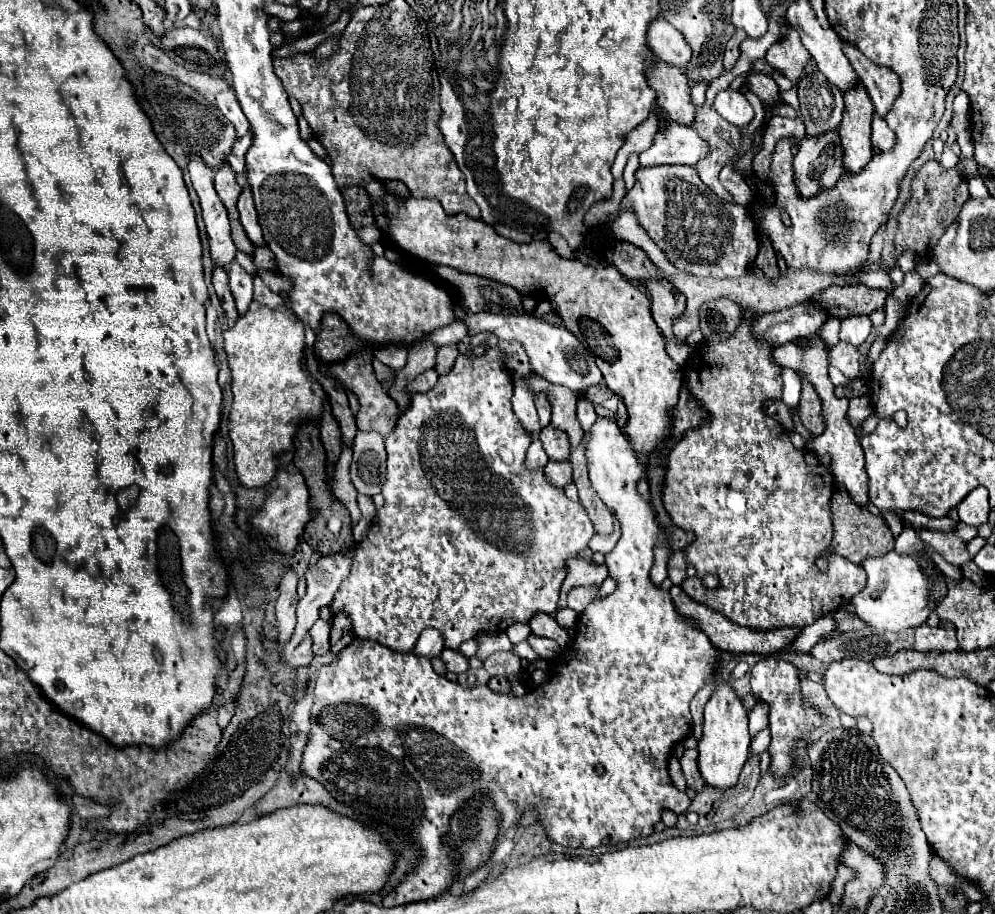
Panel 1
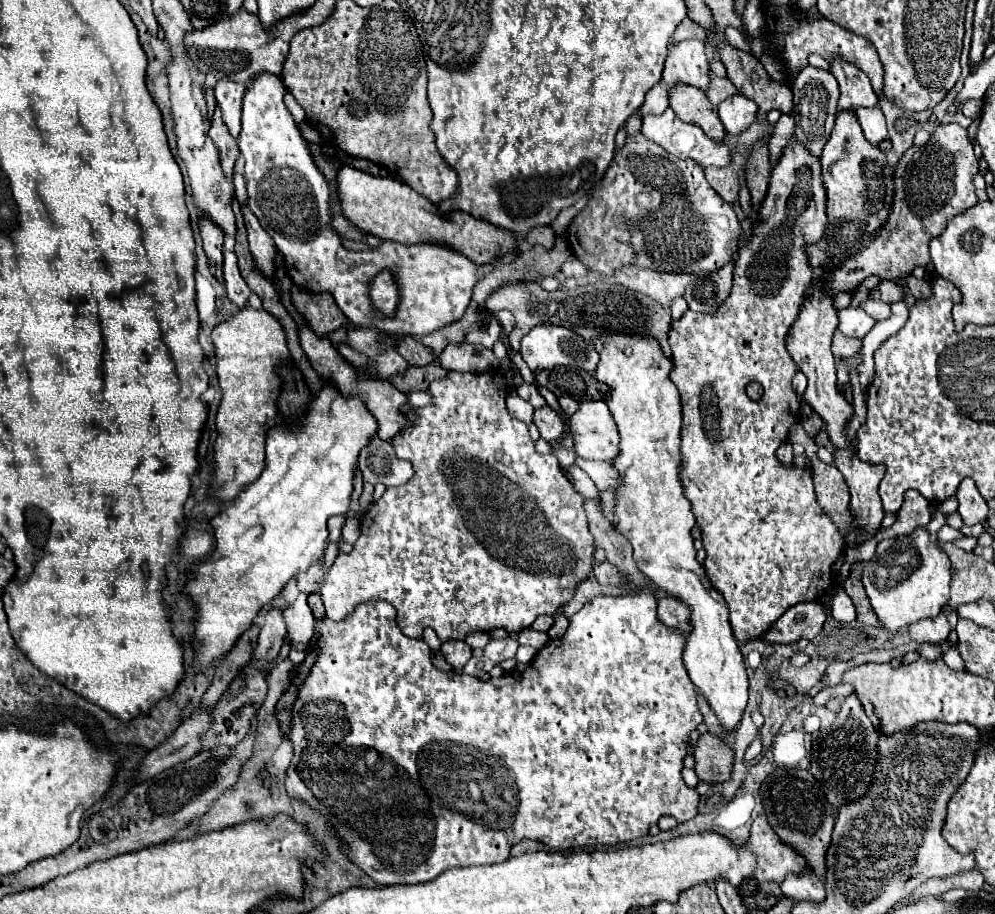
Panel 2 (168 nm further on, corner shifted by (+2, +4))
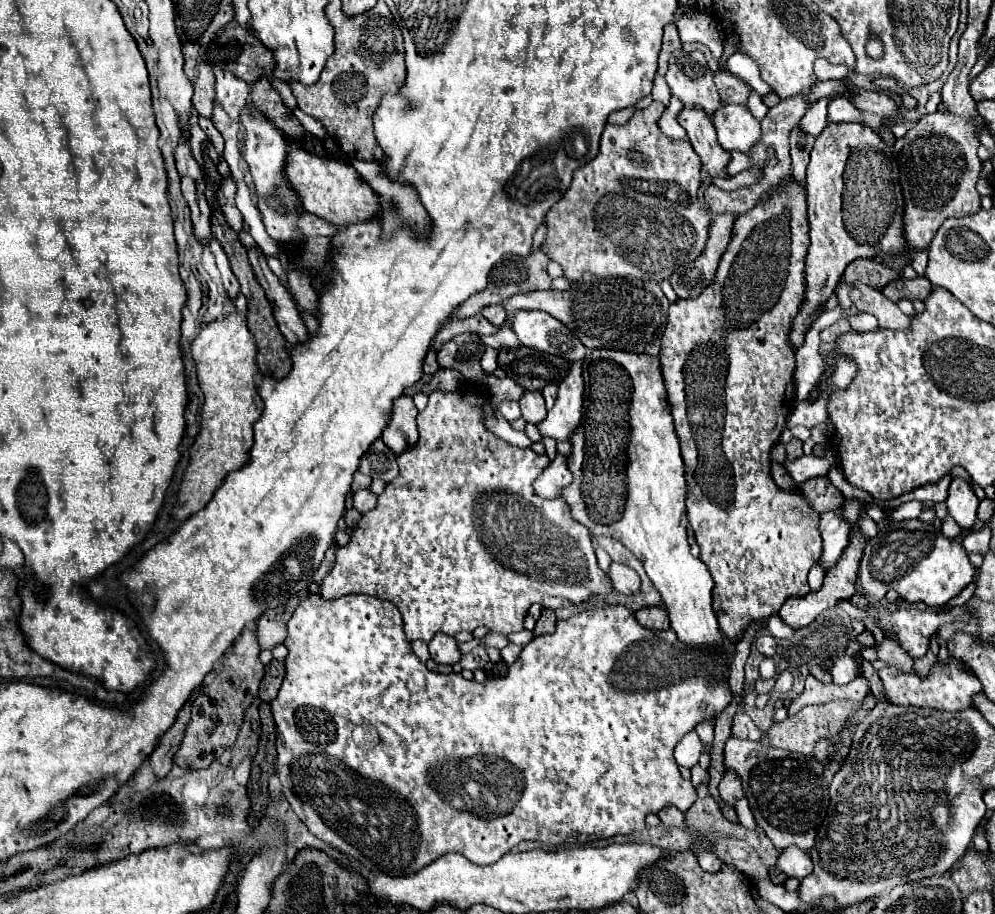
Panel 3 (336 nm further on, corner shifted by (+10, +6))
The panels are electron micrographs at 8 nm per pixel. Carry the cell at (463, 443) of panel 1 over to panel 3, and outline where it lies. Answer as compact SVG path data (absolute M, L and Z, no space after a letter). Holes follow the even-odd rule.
M471 386L471 390L455 390L455 392L435 390L429 394L427 408L423 412L419 412L419 416L417 416L417 430L419 430L417 444L413 444L413 446L405 448L405 452L397 454L399 476L385 486L383 494L379 494L377 506L363 514L363 518L359 520L359 528L357 528L355 538L351 538L347 546L337 548L335 566L321 580L321 592L319 594L323 600L335 600L339 596L353 594L353 592L369 594L369 596L375 596L381 600L389 600L399 608L399 612L403 616L407 640L421 638L421 640L429 642L433 638L433 634L437 634L437 632L455 636L457 632L463 632L463 630L473 632L481 624L493 632L499 632L499 634L519 632L523 628L523 618L529 612L531 604L541 604L543 608L555 610L555 608L563 608L569 604L579 604L581 600L585 600L589 596L607 594L613 590L607 574L597 566L597 558L593 552L589 530L583 524L577 524L573 520L573 516L569 516L569 504L565 504L565 500L561 500L561 496L553 498L553 500L543 500L543 498L535 496L533 482L543 472L545 464L549 464L549 458L537 456L531 448L525 448L525 450L515 448L511 444L507 444L505 440L497 438L493 432L489 432L485 422L483 422L485 420L483 408L487 402L489 400L487 400L483 386Z

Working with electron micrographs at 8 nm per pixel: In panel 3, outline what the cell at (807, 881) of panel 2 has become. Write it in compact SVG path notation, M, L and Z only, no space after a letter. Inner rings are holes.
M795 846L781 852L781 856L777 860L777 868L787 878L797 878L797 880L803 880L805 876L809 876L809 872L813 872L813 864L811 864L811 858L807 856L807 852L803 852Z

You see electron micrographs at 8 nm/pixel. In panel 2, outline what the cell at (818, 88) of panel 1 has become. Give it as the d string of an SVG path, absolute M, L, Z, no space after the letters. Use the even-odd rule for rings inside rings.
M807 66L797 74L791 88L793 88L793 96L795 96L795 108L793 108L793 114L795 114L795 138L811 154L819 156L825 142L829 140L829 134L831 134L835 118L837 118L837 94L839 94L837 80L827 70Z

